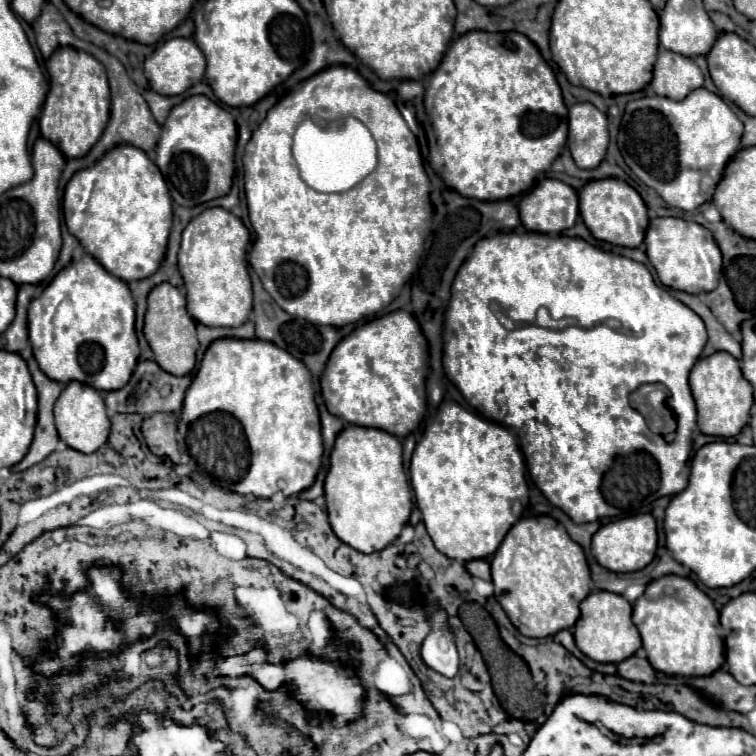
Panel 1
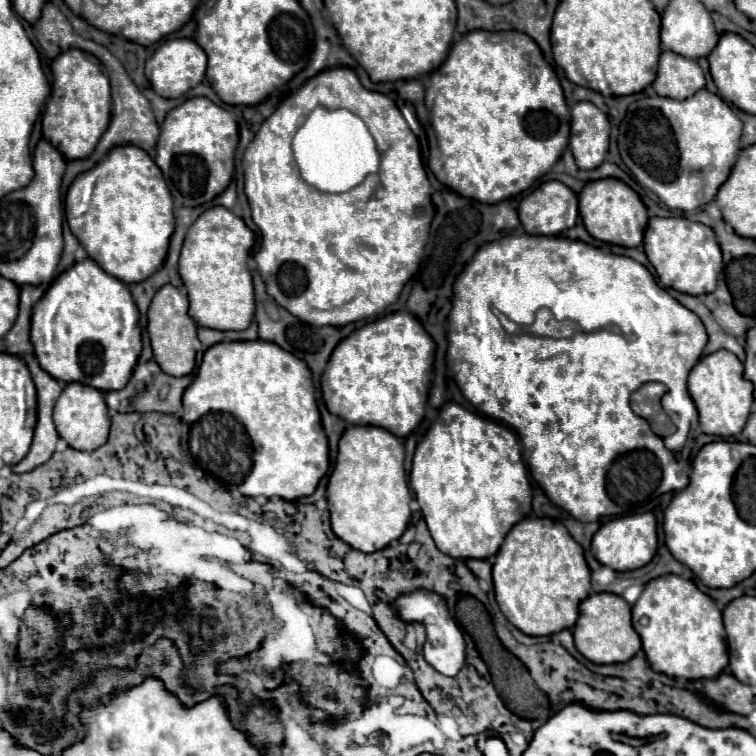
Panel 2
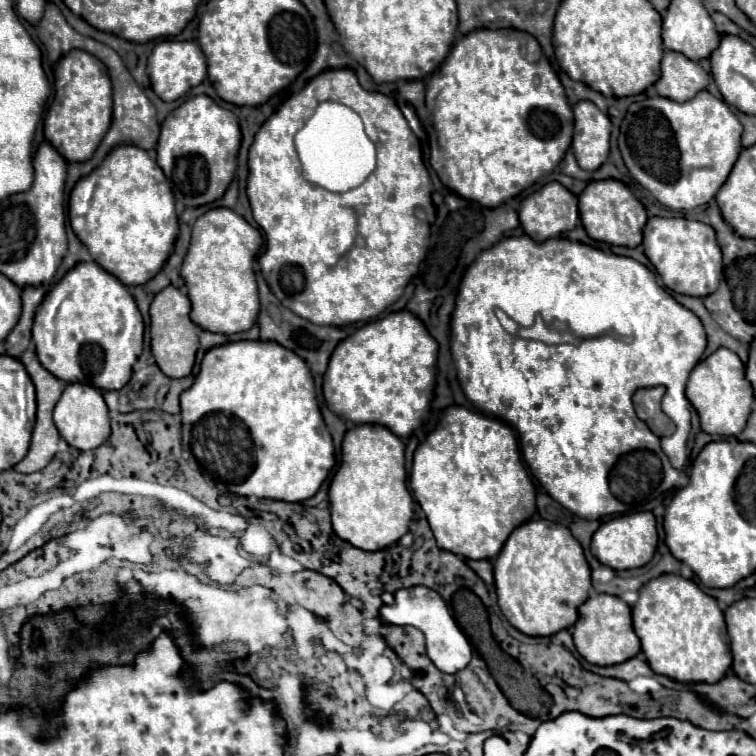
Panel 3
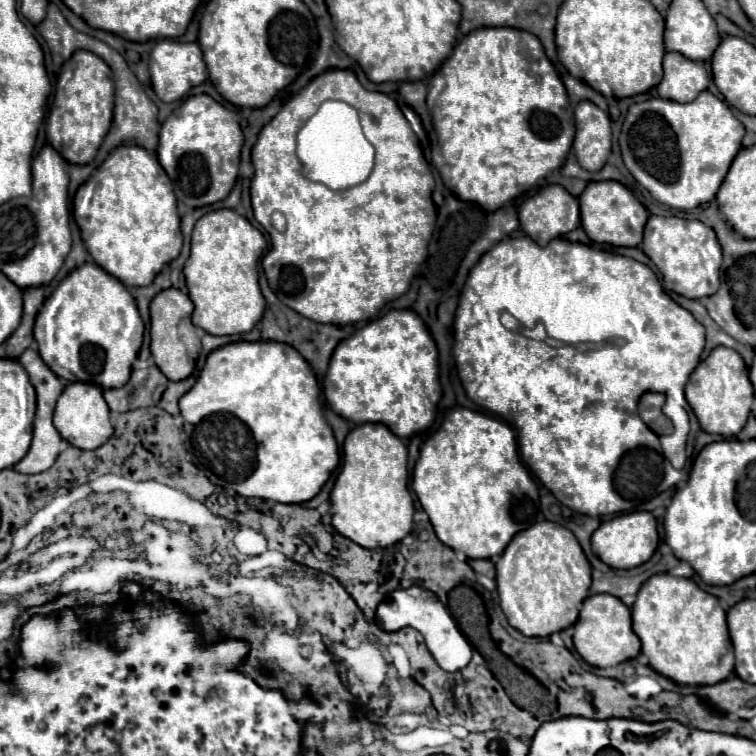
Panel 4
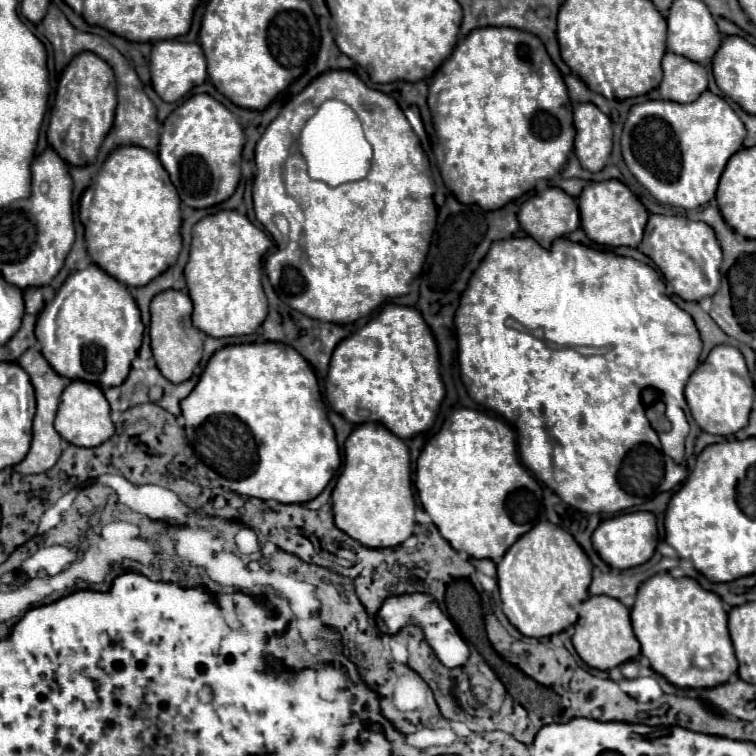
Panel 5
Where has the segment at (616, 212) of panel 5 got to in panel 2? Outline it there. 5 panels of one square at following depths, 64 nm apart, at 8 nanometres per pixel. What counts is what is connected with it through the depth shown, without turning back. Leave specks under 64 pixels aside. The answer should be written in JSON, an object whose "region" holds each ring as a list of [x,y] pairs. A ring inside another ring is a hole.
{"region":[[[604,178],[604,180],[588,182],[578,195],[578,204],[578,218],[580,214],[588,234],[594,236],[596,240],[626,248],[634,248],[642,244],[644,228],[648,224],[646,206],[638,198],[638,194],[622,180]]]}

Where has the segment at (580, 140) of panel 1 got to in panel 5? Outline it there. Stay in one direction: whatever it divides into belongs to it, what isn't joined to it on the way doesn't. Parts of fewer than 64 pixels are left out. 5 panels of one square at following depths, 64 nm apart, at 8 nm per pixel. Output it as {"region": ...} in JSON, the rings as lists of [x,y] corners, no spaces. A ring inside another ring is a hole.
{"region":[[[578,104],[574,108],[576,144],[574,152],[582,168],[600,172],[612,152],[612,126],[610,118],[594,104]]]}

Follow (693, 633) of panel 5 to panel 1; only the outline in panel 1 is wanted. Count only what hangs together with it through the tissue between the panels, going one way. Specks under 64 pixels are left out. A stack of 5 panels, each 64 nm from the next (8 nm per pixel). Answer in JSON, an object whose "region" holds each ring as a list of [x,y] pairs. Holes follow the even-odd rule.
{"region":[[[662,576],[658,580],[652,580],[644,594],[634,602],[634,612],[632,612],[632,622],[636,624],[644,650],[648,654],[648,662],[652,664],[654,670],[664,672],[668,676],[710,676],[720,668],[726,658],[724,658],[724,636],[720,634],[720,614],[712,602],[692,580],[682,578],[682,576]]]}

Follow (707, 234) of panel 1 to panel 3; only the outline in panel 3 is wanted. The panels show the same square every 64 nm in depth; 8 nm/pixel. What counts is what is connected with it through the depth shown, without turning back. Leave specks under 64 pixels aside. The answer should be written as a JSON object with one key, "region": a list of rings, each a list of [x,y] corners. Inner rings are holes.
{"region":[[[652,216],[644,228],[642,246],[644,254],[658,270],[666,288],[678,294],[698,296],[698,298],[716,292],[722,274],[722,252],[716,242],[712,226],[702,224],[698,220]]]}

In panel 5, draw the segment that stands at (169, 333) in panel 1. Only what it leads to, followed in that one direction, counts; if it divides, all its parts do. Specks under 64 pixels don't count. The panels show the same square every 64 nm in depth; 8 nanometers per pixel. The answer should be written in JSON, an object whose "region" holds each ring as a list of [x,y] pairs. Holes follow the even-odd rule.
{"region":[[[166,290],[154,296],[150,304],[150,340],[152,340],[152,354],[158,364],[158,370],[162,376],[174,384],[180,384],[188,380],[198,366],[202,358],[202,334],[196,330],[190,322],[190,312],[192,312],[192,300],[188,294],[178,292],[178,290]]]}

